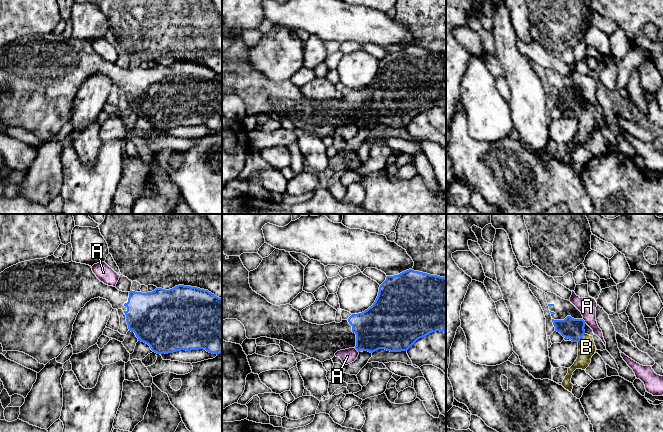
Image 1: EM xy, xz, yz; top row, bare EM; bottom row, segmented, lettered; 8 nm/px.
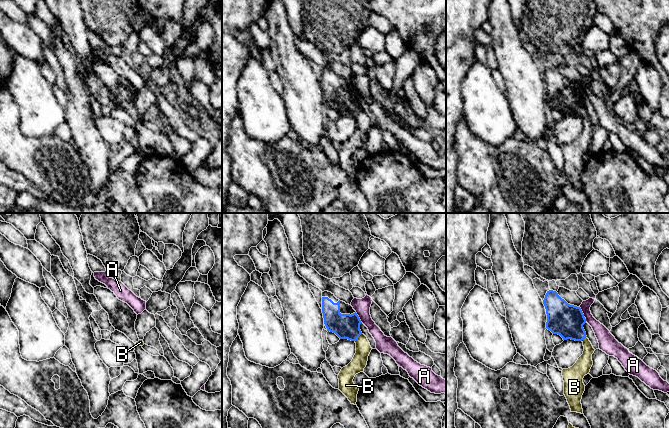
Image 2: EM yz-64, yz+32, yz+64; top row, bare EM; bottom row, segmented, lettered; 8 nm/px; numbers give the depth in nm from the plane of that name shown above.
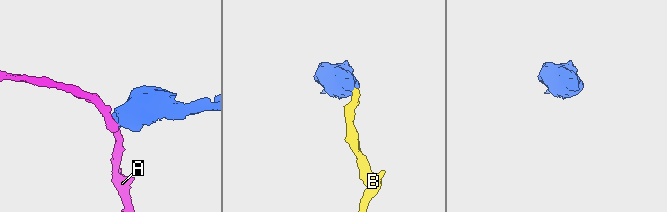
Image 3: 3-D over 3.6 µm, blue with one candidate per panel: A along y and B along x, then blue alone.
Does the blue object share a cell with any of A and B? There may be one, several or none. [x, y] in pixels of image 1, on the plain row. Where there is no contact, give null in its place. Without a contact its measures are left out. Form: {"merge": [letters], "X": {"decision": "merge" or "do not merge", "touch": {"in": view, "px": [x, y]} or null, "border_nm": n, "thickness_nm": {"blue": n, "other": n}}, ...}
{"merge": [], "A": {"decision": "do not merge", "touch": {"in": "yz", "px": [584, 97]}, "border_nm": 50, "thickness_nm": {"blue": 170, "other": 140}}, "B": {"decision": "do not merge", "touch": {"in": "yz", "px": [581, 114]}, "border_nm": 90, "thickness_nm": {"blue": 170, "other": 140}}}

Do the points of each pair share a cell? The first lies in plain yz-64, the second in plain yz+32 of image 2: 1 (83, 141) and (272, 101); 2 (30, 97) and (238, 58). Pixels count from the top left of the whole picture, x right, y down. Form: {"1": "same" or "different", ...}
{"1": "different", "2": "different"}

